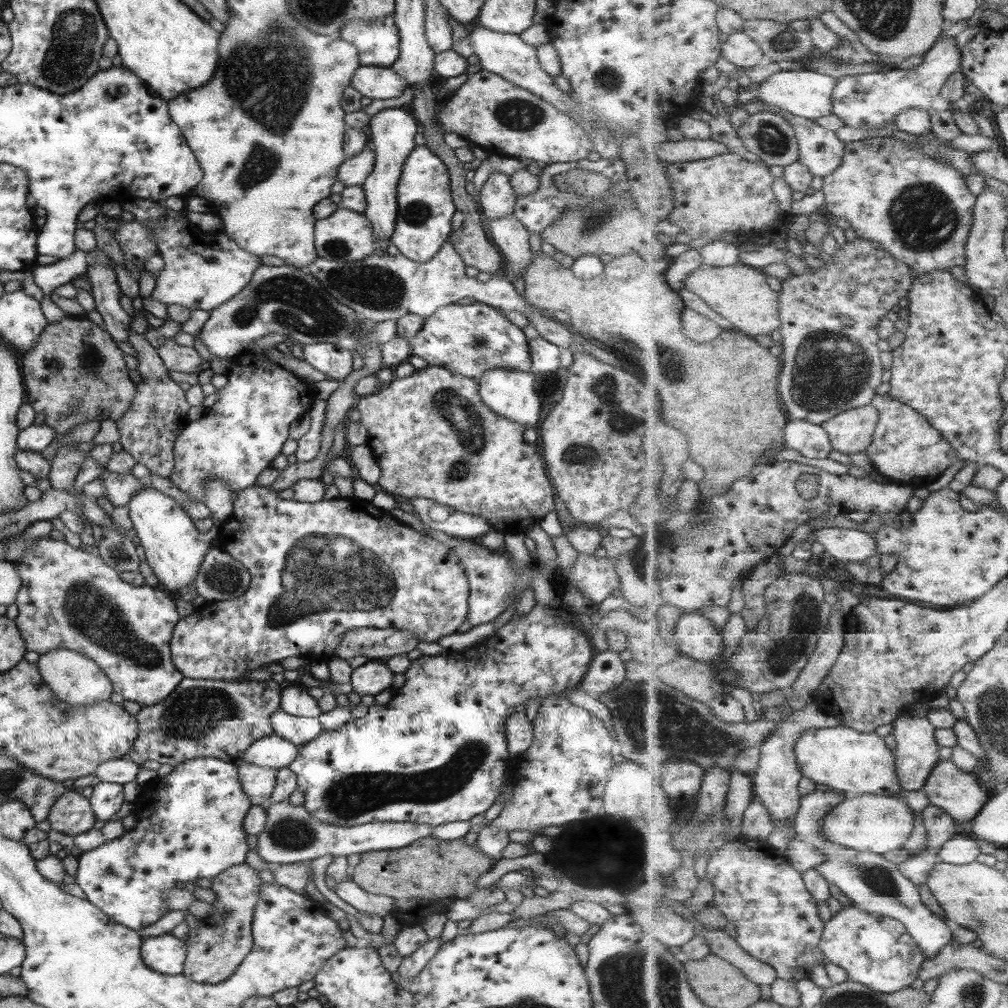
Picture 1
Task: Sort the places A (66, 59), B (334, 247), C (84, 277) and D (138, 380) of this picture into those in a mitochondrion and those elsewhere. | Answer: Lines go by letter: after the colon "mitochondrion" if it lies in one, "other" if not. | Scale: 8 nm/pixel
A: mitochondrion
B: mitochondrion
C: other
D: other

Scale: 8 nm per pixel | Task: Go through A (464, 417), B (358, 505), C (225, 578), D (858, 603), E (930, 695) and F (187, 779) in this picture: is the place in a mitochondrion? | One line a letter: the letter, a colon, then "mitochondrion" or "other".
A: mitochondrion
B: other
C: mitochondrion
D: other
E: other
F: other

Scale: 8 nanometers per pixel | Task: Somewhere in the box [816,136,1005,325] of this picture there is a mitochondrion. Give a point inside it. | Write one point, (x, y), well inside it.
(923, 218)

